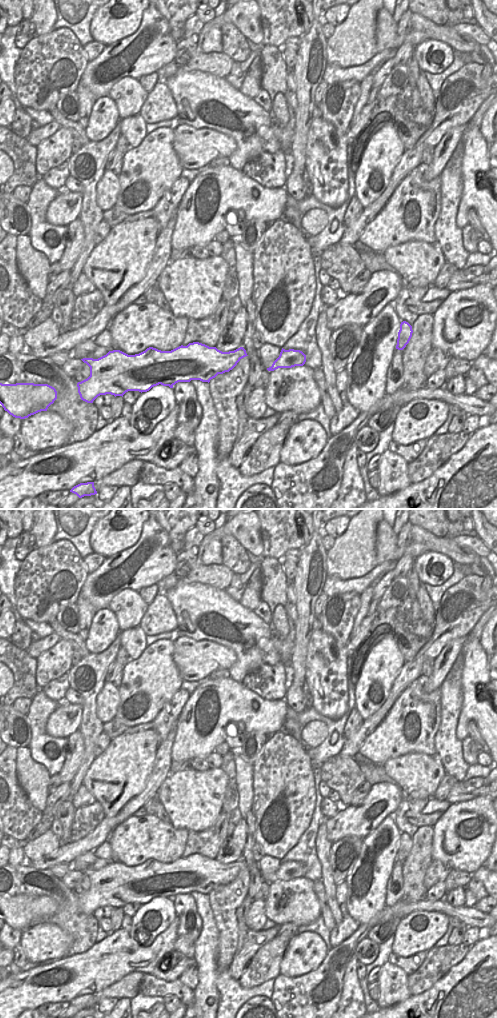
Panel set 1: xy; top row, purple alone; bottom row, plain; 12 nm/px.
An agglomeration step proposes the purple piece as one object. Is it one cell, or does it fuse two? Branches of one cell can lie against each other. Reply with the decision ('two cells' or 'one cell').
one cell

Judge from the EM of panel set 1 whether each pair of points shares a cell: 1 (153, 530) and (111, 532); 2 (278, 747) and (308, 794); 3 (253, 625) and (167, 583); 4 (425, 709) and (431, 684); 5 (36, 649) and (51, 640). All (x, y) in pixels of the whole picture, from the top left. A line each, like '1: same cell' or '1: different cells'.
1: different cells
2: same cell
3: different cells
4: different cells
5: same cell

